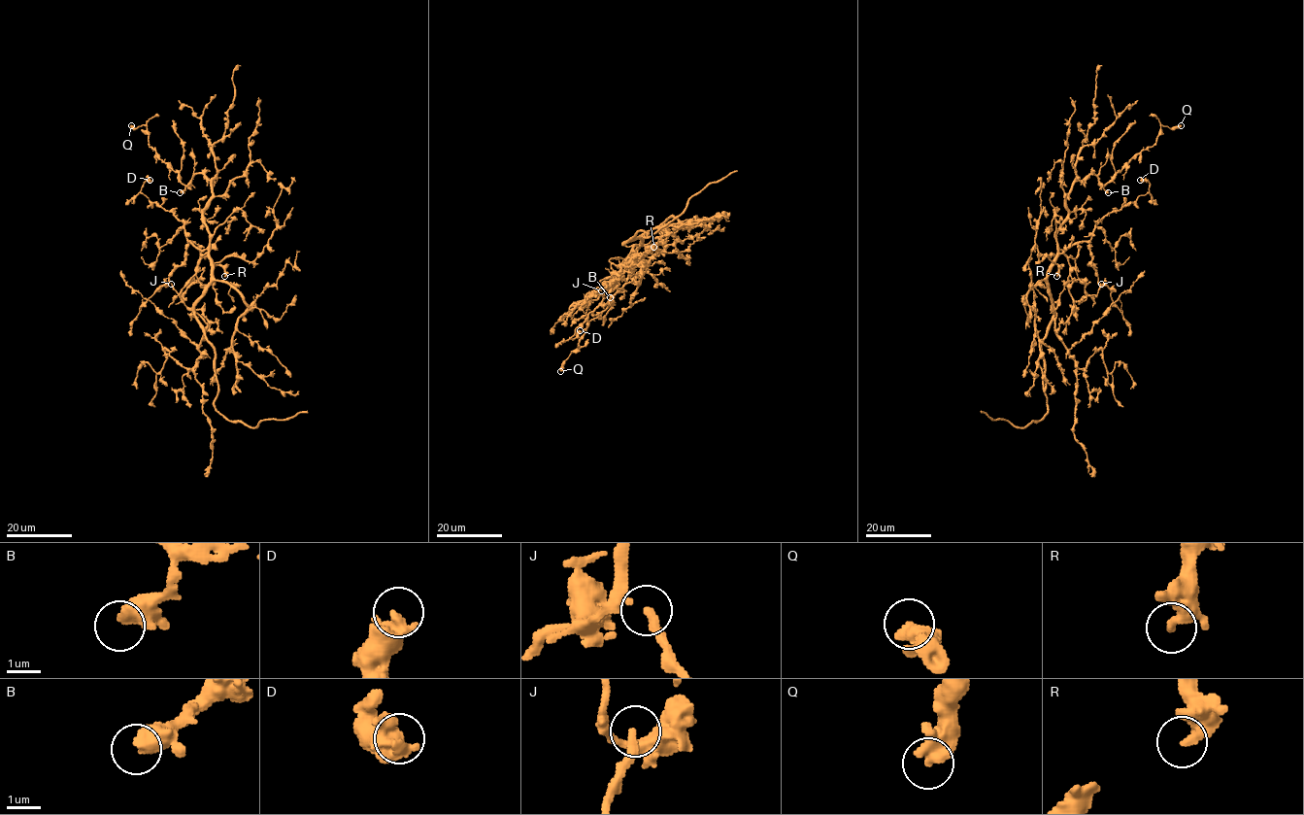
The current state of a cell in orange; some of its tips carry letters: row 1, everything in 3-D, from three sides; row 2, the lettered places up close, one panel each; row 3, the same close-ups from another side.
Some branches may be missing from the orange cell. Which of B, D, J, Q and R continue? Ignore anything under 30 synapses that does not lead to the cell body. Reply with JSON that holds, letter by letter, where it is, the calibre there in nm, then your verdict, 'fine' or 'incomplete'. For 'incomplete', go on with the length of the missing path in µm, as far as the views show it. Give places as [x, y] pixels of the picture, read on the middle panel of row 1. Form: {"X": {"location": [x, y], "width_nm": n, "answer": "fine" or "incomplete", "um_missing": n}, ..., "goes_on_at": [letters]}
{"B": {"location": [610, 297], "width_nm": 400, "answer": "fine"}, "D": {"location": [580, 330], "width_nm": 400, "answer": "fine"}, "J": {"location": [601, 290], "width_nm": 200, "answer": "fine"}, "Q": {"location": [560, 371], "width_nm": 550, "answer": "fine"}, "R": {"location": [653, 247], "width_nm": 240, "answer": "fine"}, "goes_on_at": []}

